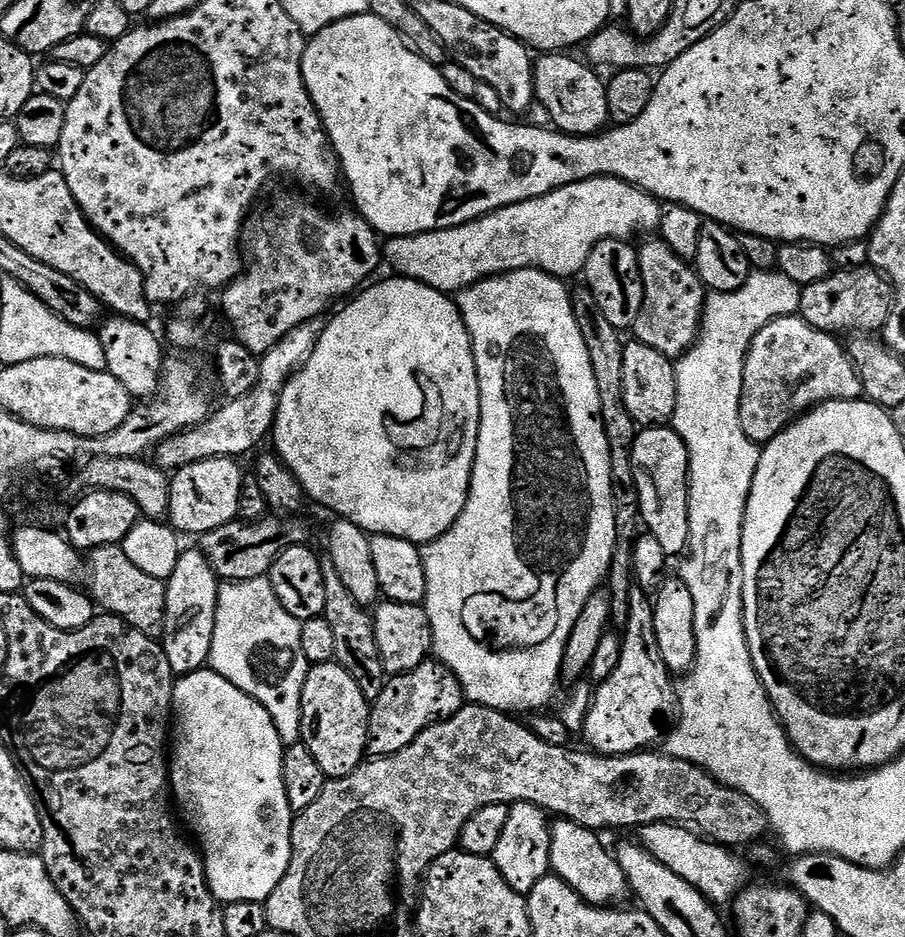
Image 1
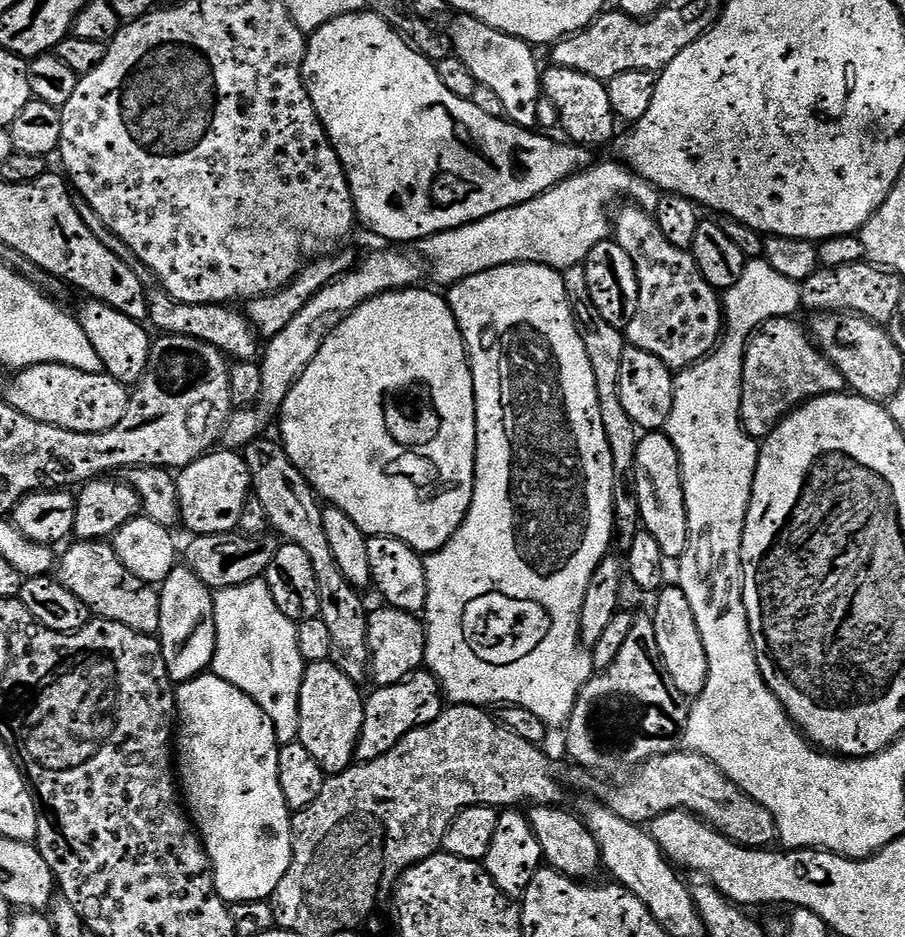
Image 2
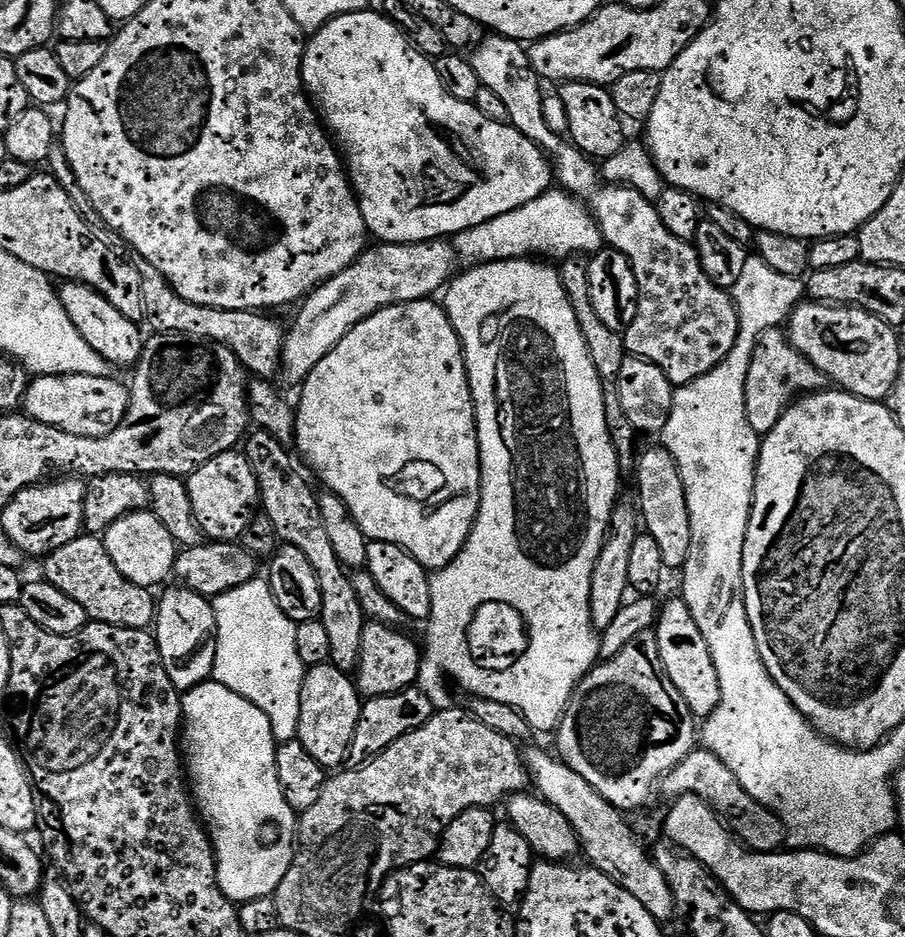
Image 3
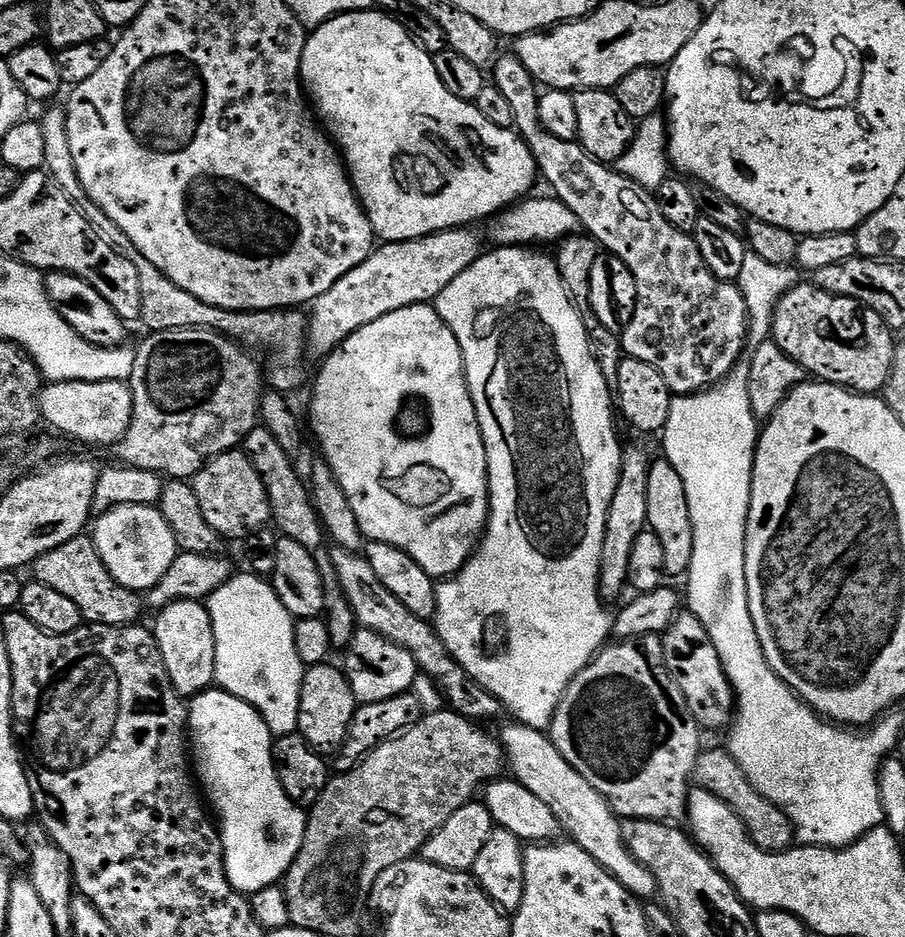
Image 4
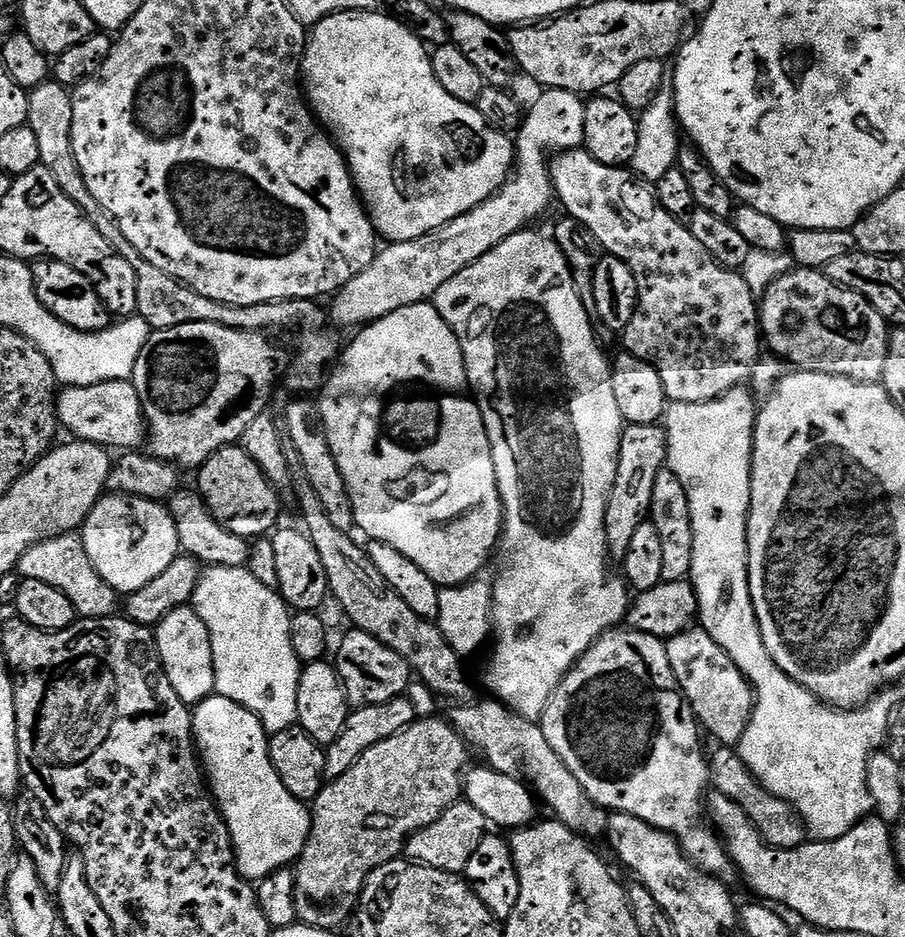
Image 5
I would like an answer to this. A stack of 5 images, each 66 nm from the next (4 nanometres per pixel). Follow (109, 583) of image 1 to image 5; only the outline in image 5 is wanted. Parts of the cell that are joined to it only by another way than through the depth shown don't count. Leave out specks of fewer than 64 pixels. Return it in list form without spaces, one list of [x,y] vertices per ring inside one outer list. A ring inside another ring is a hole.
[[[69,534],[50,538],[46,542],[38,542],[30,546],[30,550],[22,554],[18,572],[24,580],[54,586],[54,590],[66,594],[66,598],[74,606],[77,617],[85,620],[101,620],[107,616],[117,615],[118,593],[94,570],[84,549],[83,539],[79,535]]]

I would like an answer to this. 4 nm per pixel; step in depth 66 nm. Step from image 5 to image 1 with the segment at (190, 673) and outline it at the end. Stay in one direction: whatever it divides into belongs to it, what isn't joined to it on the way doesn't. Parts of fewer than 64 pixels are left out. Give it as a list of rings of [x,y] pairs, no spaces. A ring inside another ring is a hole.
[[[199,550],[181,551],[178,566],[174,566],[174,574],[166,583],[168,589],[162,647],[168,659],[169,669],[177,677],[182,677],[196,672],[209,663],[212,655],[218,594],[222,584],[216,571],[204,557],[204,553]]]

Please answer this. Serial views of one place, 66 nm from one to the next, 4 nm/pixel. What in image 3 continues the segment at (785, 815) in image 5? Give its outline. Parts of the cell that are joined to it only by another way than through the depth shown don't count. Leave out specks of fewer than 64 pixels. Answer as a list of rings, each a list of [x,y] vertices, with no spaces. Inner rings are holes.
[[[703,746],[697,747],[685,760],[678,762],[674,770],[668,772],[662,781],[662,788],[669,792],[669,797],[694,794],[710,805],[733,833],[754,852],[779,852],[785,847],[786,833],[780,817],[757,802],[742,786],[734,770],[722,758],[718,758],[718,754],[709,752]]]

